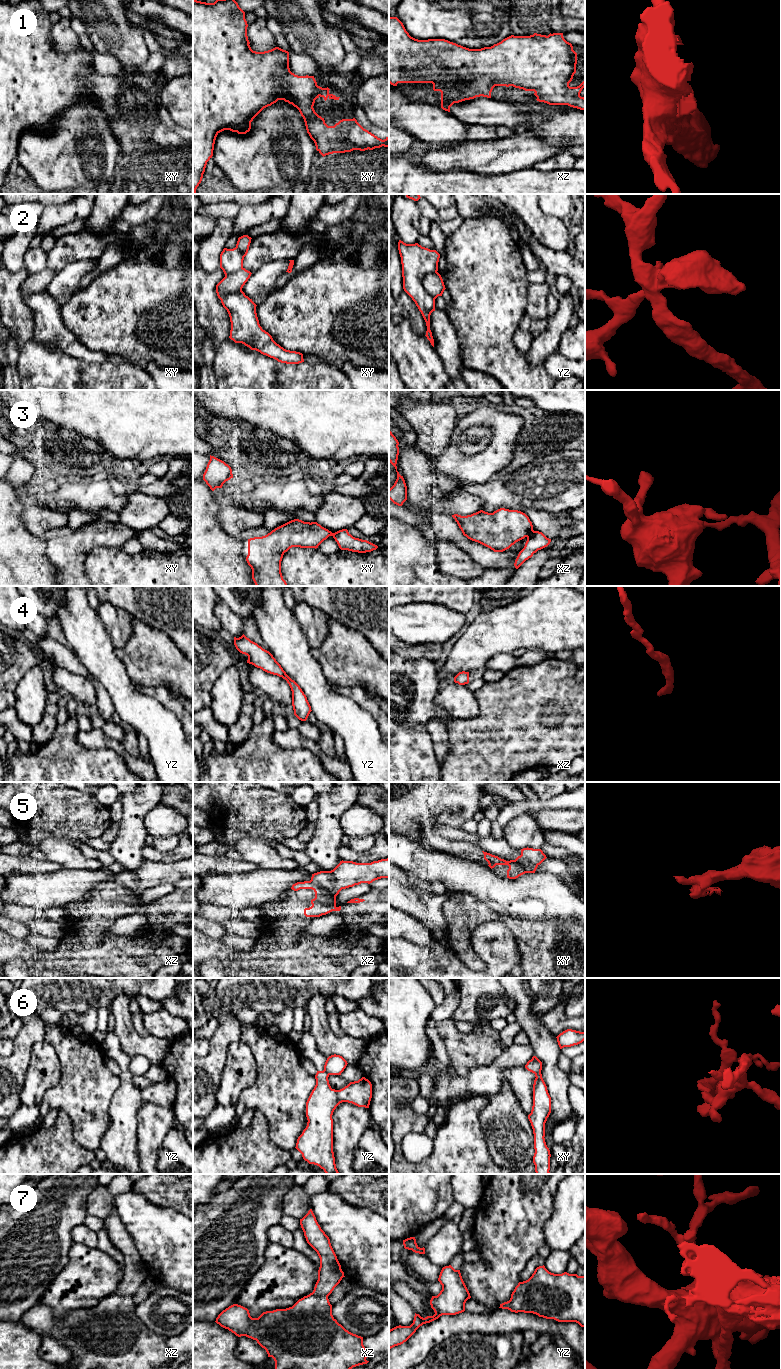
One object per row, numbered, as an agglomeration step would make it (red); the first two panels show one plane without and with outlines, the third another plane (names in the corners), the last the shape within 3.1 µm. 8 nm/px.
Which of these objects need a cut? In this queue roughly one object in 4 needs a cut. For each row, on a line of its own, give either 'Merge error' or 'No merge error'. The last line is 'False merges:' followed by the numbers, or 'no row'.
1: Merge error
2: Merge error
3: Merge error
4: No merge error
5: Merge error
6: Merge error
7: No merge error
False merges: 1, 2, 3, 5, 6

